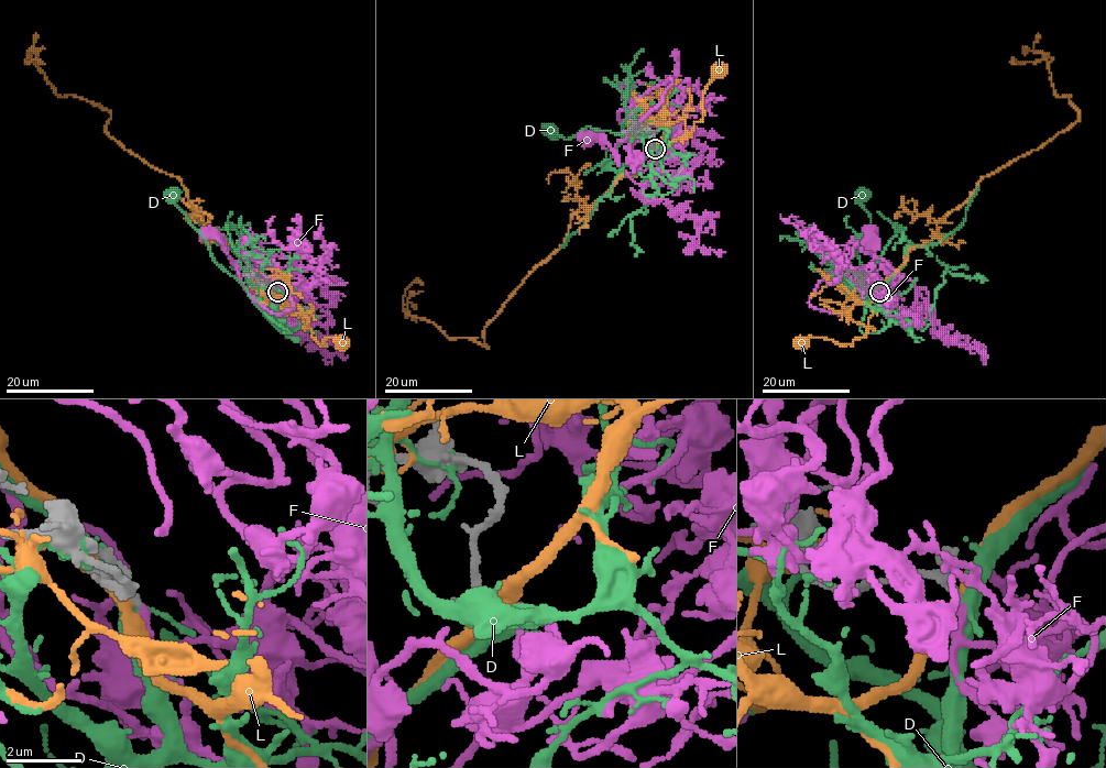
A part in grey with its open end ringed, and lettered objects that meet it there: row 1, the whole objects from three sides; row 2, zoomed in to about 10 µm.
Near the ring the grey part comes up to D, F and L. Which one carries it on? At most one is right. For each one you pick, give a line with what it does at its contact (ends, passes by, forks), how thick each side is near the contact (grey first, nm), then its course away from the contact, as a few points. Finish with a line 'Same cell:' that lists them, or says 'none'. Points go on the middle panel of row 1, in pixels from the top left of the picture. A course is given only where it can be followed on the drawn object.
F: it passes by | 160/150 nm | via (655, 149), (639, 173), (631, 144), (638, 128), (621, 111), (670, 78), (614, 151), (599, 133), (584, 138)
Same cell: F

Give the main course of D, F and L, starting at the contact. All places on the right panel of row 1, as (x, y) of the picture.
D: (879, 292), (888, 325), (864, 333), (865, 280), (857, 244), (869, 215), (860, 204), (863, 197)
F: (879, 292), (887, 299), (904, 276), (852, 238), (809, 304), (842, 314), (869, 292), (882, 266), (868, 234)
L: (879, 291), (868, 304), (872, 309), (868, 330), (852, 346), (819, 337), (802, 341)

